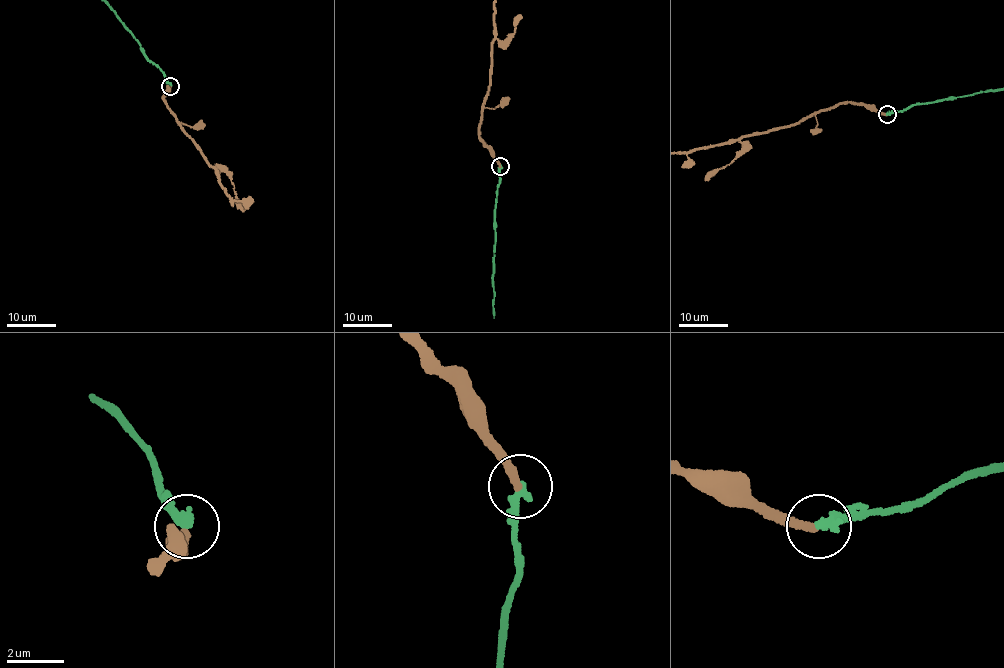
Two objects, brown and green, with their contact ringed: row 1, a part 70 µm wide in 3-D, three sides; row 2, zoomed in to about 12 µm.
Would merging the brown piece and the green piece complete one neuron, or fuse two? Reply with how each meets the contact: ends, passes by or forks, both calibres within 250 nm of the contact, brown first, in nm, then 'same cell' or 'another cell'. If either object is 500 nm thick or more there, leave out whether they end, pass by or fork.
brown ends there; green ends there; 280 nm thick on the brown side, 360 nm on the other; another cell

